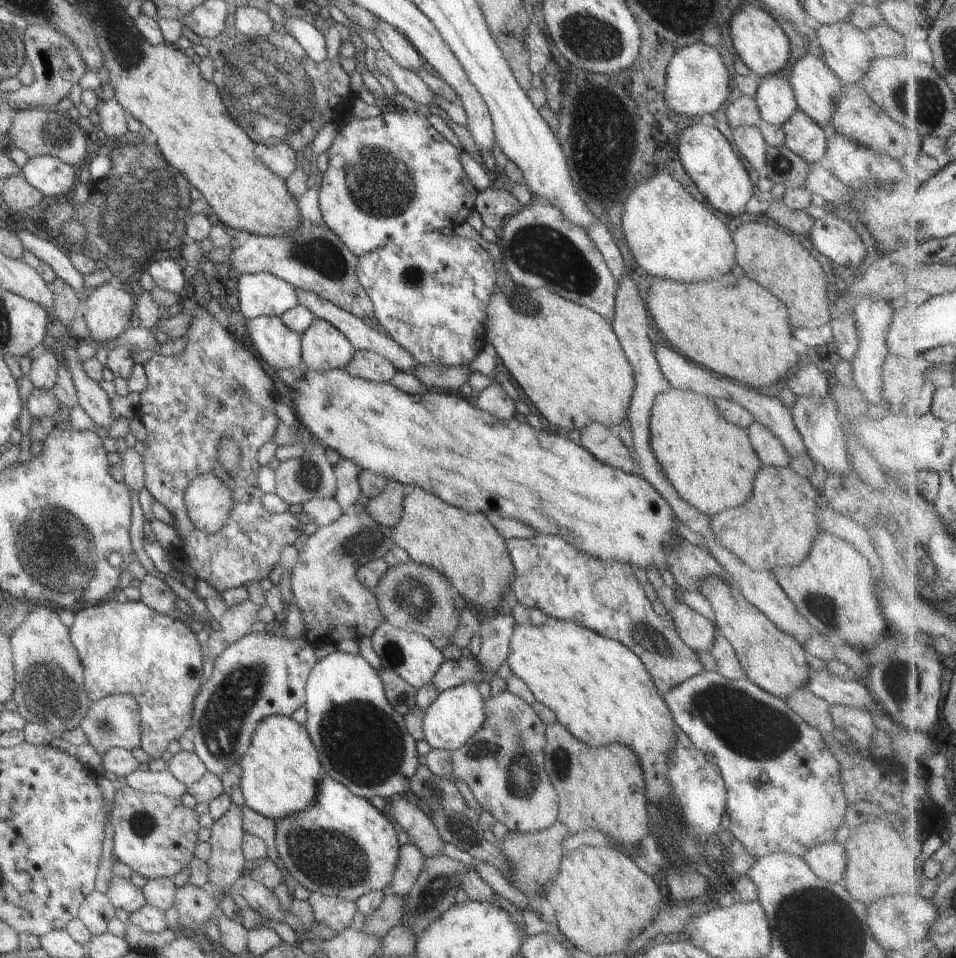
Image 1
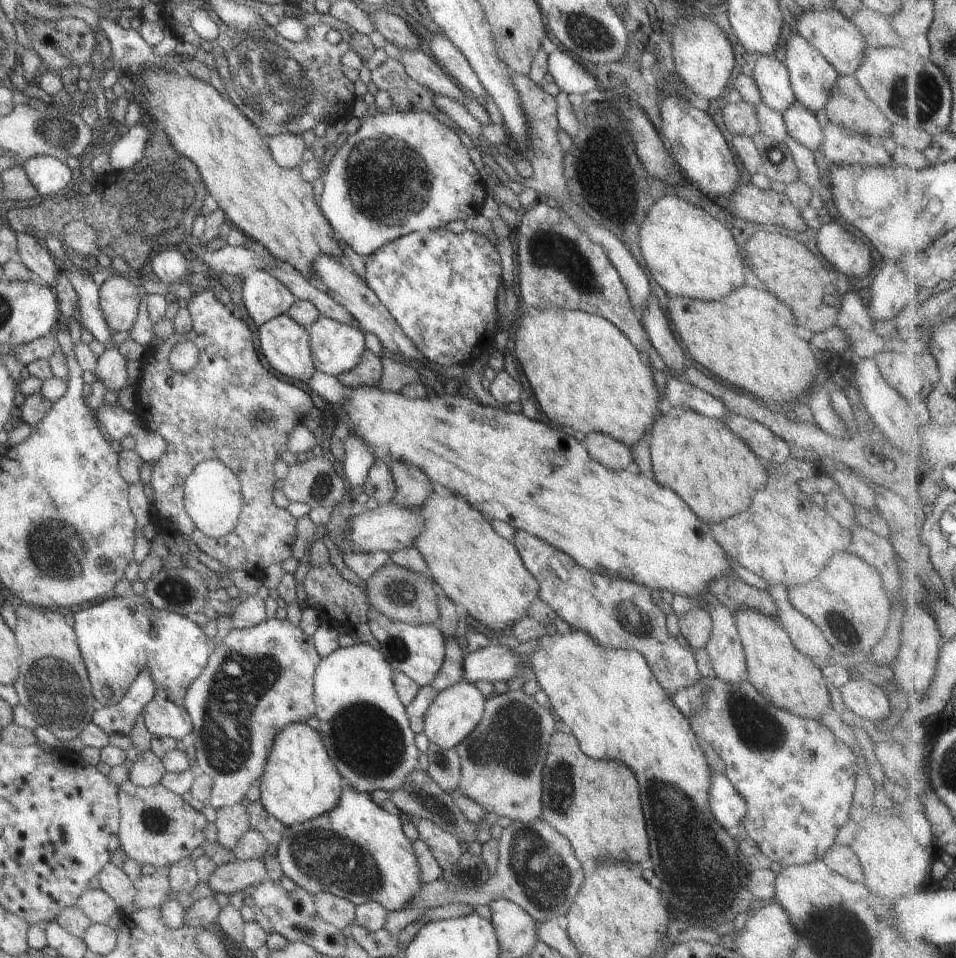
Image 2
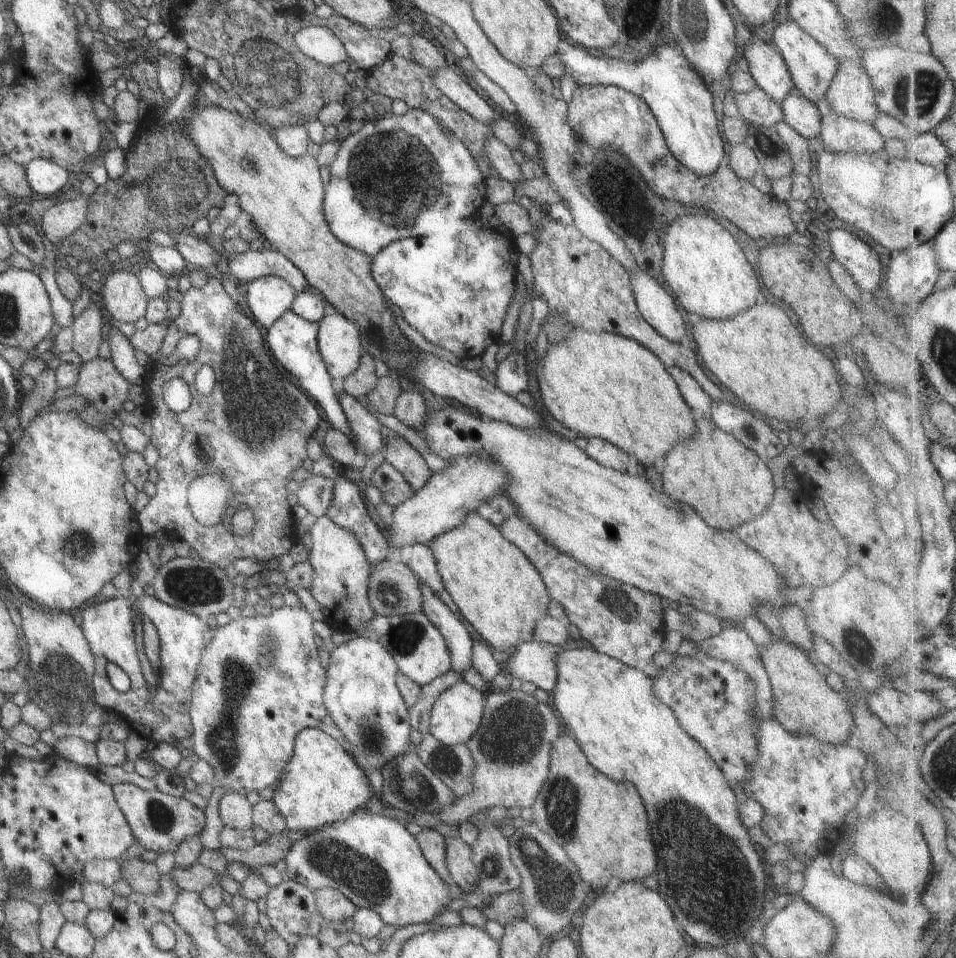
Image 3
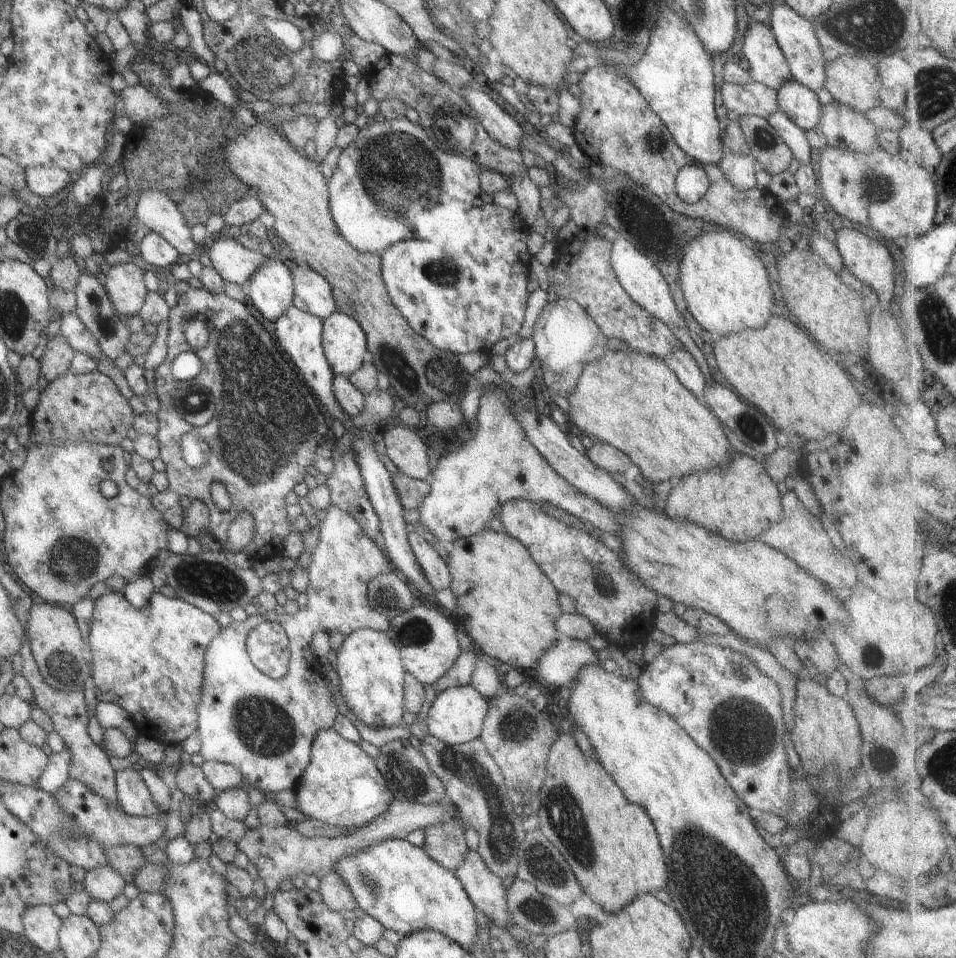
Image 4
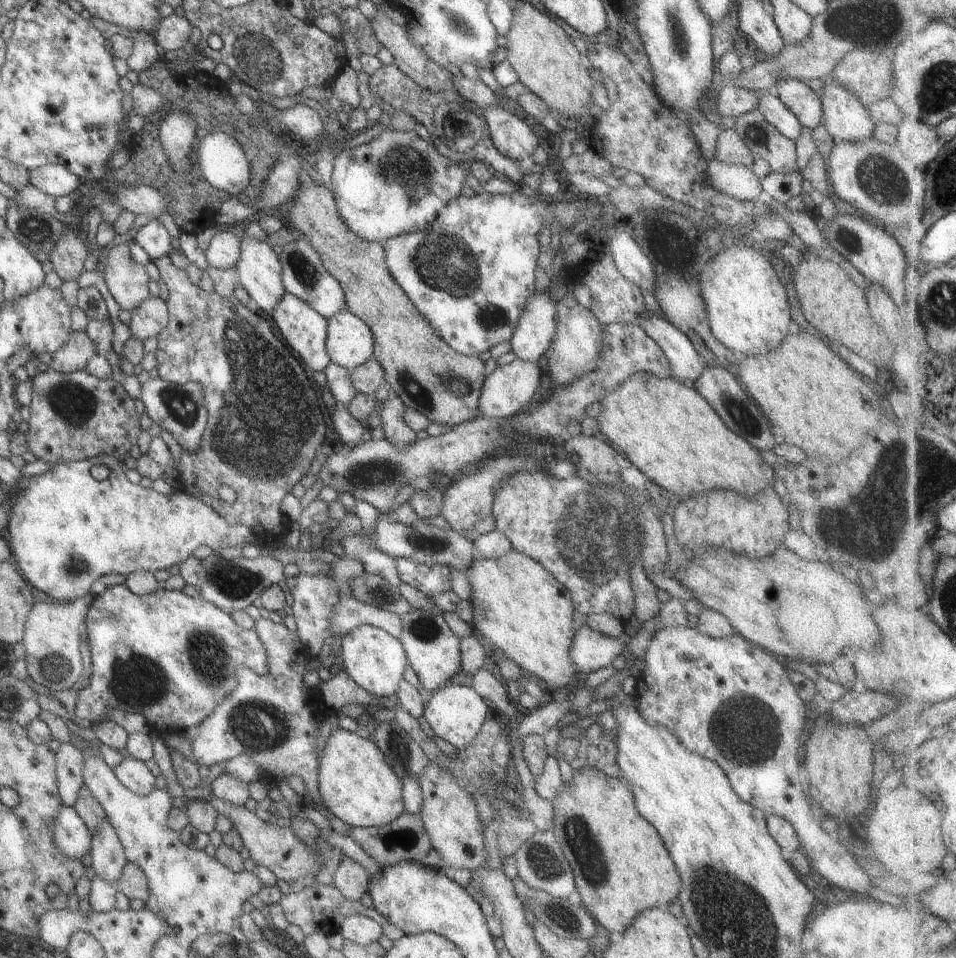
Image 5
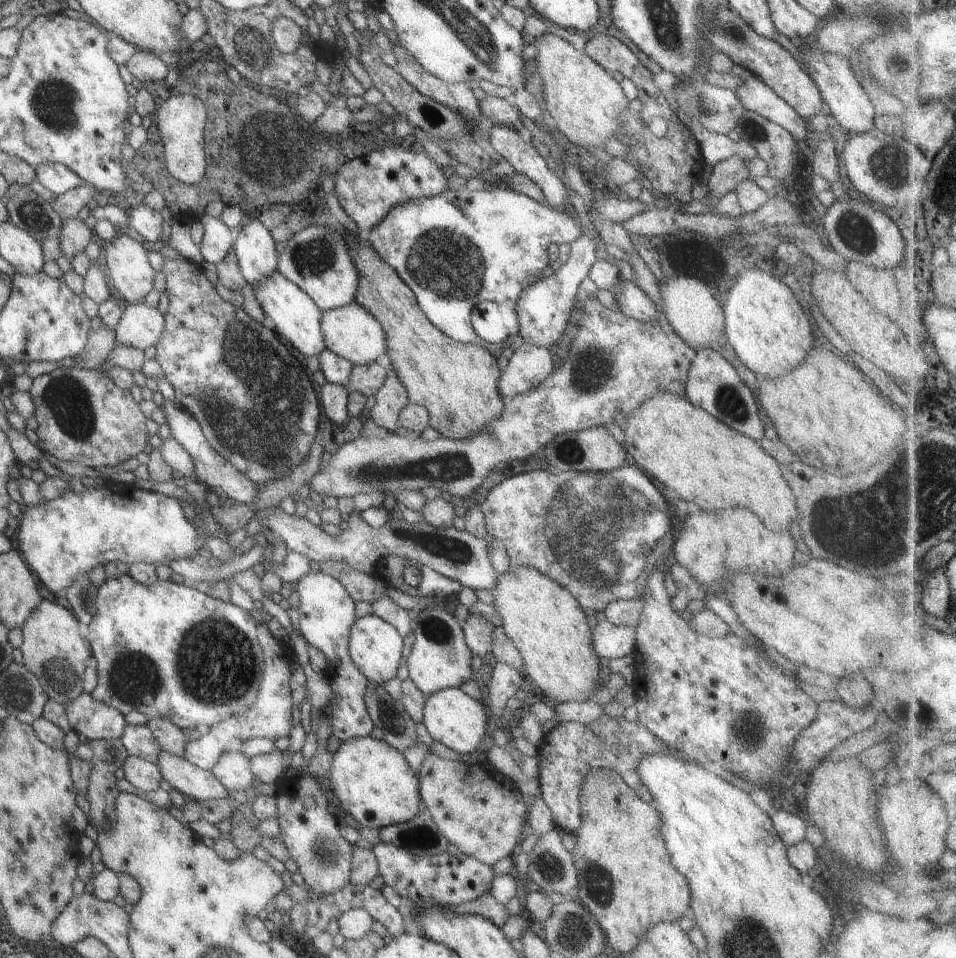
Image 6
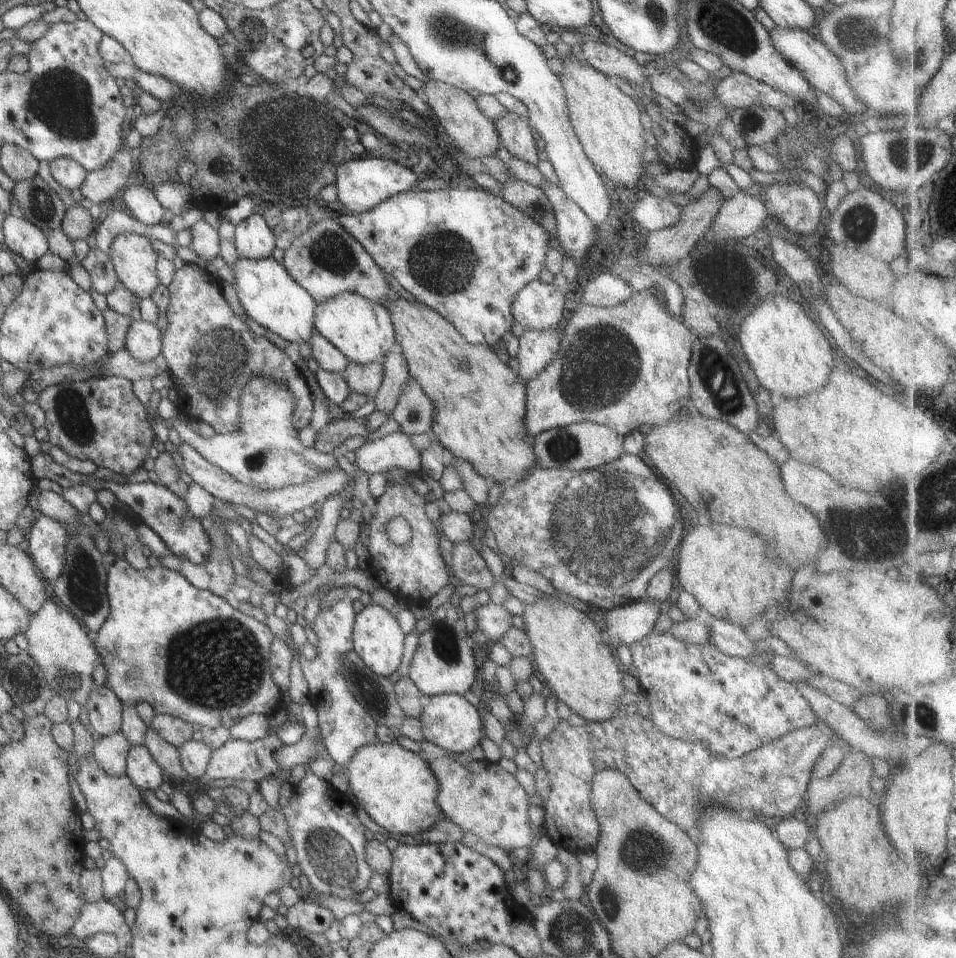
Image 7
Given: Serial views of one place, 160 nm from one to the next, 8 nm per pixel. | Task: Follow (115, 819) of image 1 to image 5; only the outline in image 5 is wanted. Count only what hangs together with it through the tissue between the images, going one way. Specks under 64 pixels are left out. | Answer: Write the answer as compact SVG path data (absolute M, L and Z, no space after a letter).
M127 758L112 770L120 786L136 796L145 796L154 790L155 778L143 762Z

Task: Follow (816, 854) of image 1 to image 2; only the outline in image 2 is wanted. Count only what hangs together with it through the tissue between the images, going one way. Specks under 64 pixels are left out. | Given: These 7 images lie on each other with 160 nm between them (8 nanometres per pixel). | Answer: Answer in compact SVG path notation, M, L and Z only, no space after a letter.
M834 843L825 850L824 854L821 854L819 862L823 862L831 872L839 874L845 880L859 883L863 880L859 862L848 846Z

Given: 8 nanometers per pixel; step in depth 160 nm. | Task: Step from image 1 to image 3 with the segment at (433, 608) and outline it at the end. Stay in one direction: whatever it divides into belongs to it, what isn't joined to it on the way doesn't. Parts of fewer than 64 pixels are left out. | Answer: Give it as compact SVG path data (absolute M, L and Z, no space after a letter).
M386 559L371 567L366 593L369 606L377 615L405 616L423 608L418 578L404 564Z

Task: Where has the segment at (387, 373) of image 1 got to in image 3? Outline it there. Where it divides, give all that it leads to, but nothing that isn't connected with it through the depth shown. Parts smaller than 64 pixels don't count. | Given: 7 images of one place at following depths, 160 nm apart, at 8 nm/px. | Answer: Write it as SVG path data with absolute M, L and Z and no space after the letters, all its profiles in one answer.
M363 352L357 369L343 378L342 391L355 399L364 400L369 390L375 387L376 381L373 358Z

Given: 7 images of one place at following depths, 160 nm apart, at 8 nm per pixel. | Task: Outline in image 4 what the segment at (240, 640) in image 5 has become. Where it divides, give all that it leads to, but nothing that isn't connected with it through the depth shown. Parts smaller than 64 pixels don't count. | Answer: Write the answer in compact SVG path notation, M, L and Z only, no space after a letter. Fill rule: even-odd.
M109 591L98 596L94 600L92 608L91 622L89 622L89 634L86 643L90 648L90 657L92 664L92 677L94 684L94 693L97 701L112 702L117 704L127 712L131 722L135 726L138 734L144 737L155 739L162 745L180 744L189 735L196 730L196 708L200 699L200 690L202 685L203 657L206 646L209 641L221 630L219 623L211 617L209 613L199 610L196 606L181 600L179 597L165 597L158 591L151 593L148 601L139 608L131 606L123 596L122 591ZM263 621L249 630L244 647L252 665L265 676L278 679L286 673L288 638L275 621Z

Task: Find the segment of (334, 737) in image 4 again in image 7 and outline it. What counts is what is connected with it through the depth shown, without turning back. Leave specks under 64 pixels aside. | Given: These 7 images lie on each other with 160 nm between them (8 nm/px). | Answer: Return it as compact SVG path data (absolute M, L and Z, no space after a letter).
M376 740L374 743L359 747L345 767L347 767L349 788L356 803L365 810L365 814L373 822L376 822L381 828L385 828L386 832L414 835L431 828L439 819L445 819L436 803L437 779L431 772L428 762L420 753L414 753L399 746L395 740L388 743Z

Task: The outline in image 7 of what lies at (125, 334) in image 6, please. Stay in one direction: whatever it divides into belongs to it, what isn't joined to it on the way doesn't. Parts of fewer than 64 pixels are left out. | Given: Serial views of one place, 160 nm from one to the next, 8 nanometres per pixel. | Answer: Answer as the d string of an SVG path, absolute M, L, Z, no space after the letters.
M143 319L130 322L127 329L124 346L127 352L140 361L153 361L160 353L160 334L153 323Z

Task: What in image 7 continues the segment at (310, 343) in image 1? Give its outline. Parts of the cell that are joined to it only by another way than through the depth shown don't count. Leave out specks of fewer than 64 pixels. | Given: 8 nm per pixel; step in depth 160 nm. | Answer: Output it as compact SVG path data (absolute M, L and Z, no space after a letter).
M340 292L316 303L312 323L313 330L354 363L364 365L380 358L396 344L389 309L352 292Z

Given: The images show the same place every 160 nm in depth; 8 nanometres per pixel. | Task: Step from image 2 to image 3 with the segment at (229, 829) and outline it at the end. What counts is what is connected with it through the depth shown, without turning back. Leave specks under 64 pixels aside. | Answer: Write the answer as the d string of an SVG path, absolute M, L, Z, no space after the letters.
M224 793L221 796L218 814L225 827L243 830L252 826L251 805L238 793Z

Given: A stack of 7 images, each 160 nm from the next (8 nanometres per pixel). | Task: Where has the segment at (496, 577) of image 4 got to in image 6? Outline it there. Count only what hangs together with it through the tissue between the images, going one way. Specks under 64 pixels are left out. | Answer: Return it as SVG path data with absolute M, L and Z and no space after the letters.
M513 566L497 574L497 580L489 592L494 598L493 612L495 610L500 617L499 628L503 630L505 638L515 646L523 662L522 675L531 678L542 695L559 703L582 702L589 698L593 690L600 688L600 678L605 674L604 664L597 660L591 650L591 630L586 624L583 612L563 586L539 574L539 570L533 570L529 566Z

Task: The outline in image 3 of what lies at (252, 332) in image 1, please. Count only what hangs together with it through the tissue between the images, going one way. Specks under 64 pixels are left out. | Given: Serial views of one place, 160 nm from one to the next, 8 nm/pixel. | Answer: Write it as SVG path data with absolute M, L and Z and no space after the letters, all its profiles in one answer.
M288 309L284 314L281 314L280 318L277 318L276 322L273 322L265 332L265 339L263 344L267 352L269 352L271 358L275 362L281 365L283 370L285 369L289 376L297 380L299 388L302 392L307 392L315 403L321 407L327 422L331 424L333 429L339 430L349 436L351 439L351 432L349 432L349 426L345 422L345 416L341 412L341 408L338 404L338 398L335 398L335 392L331 386L331 378L321 362L319 354L317 354L317 322L307 322L295 316L293 312Z

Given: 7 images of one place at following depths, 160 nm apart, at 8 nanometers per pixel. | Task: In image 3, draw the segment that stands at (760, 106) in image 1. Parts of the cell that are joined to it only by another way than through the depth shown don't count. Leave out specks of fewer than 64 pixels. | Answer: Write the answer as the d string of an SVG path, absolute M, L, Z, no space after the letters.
M763 34L763 44L745 45L743 57L749 66L748 74L753 78L755 87L765 92L771 100L780 103L791 92L793 84L779 52Z

